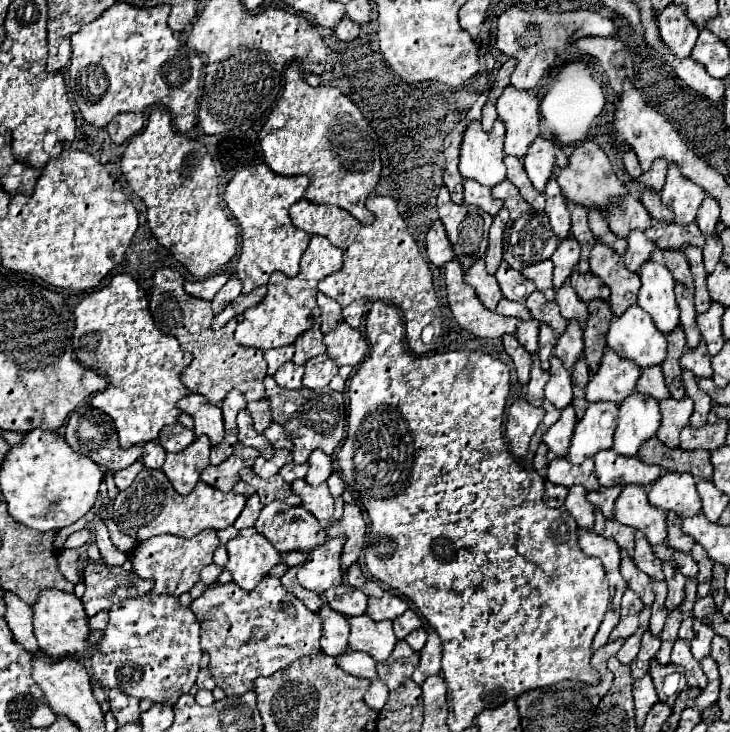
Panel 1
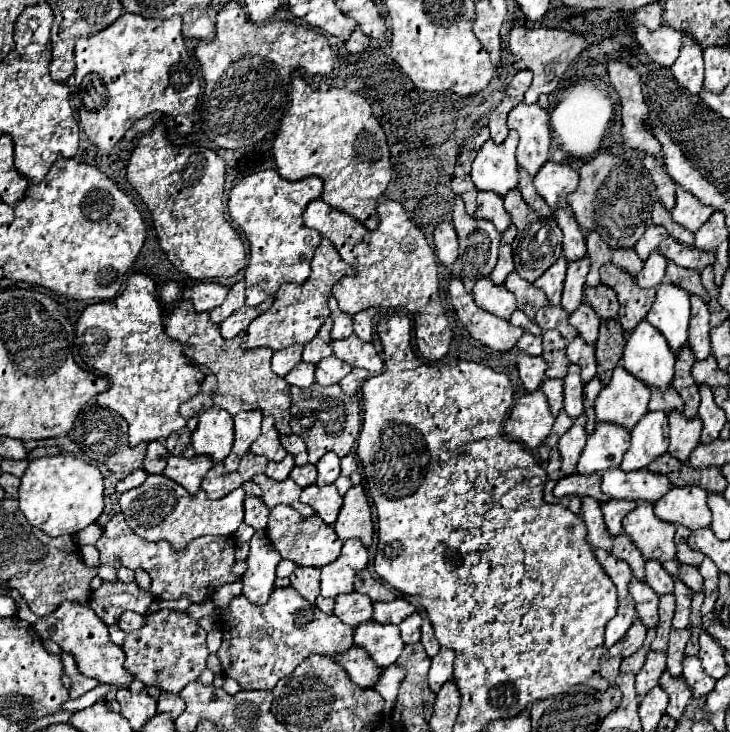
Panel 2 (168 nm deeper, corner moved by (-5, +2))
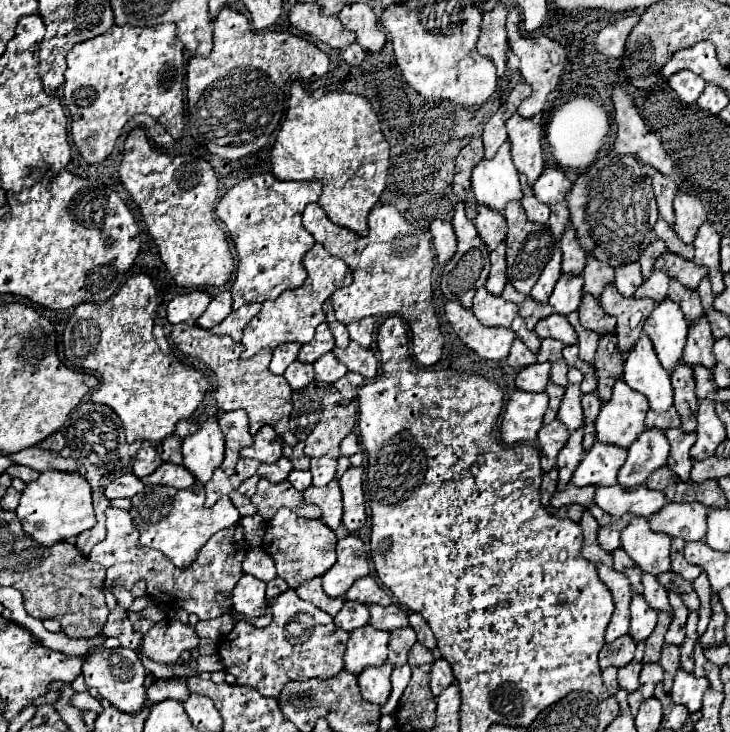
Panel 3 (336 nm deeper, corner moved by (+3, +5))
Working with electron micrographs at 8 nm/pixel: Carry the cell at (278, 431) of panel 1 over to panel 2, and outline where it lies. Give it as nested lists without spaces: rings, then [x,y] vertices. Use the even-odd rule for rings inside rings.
[[[290,434],[290,436],[280,436],[280,442],[282,442],[282,446],[286,448],[286,452],[294,456],[296,466],[302,466],[302,464],[306,464],[306,462],[308,462],[306,444],[302,442],[302,438],[300,438],[300,436],[296,436],[296,434]]]

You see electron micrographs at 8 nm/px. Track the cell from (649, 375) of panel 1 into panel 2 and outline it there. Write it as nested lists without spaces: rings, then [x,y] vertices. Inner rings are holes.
[[[668,386],[666,390],[660,390],[660,388],[652,388],[652,398],[650,398],[650,410],[662,410],[662,412],[672,412],[672,410],[678,410],[682,412],[682,398],[678,396],[678,392]]]

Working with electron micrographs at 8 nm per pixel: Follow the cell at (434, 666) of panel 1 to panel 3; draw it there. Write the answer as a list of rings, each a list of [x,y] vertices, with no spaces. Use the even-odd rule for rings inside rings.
[[[438,659],[434,663],[434,671],[430,673],[430,689],[432,689],[434,697],[438,697],[448,685],[452,685],[452,681],[454,681],[452,667],[448,665],[446,659]]]

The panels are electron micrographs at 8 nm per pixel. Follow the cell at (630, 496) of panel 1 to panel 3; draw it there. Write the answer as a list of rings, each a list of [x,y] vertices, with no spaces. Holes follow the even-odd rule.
[[[646,519],[630,521],[630,527],[622,531],[622,549],[644,573],[670,571],[670,537],[650,531]]]

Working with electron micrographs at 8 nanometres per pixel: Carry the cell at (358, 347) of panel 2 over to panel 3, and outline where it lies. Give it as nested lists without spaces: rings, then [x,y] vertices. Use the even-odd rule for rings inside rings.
[[[350,341],[350,345],[346,349],[334,347],[332,351],[348,367],[348,371],[360,373],[366,379],[374,379],[376,377],[378,363],[376,363],[376,357],[374,357],[374,353],[370,349],[364,349],[356,341]]]

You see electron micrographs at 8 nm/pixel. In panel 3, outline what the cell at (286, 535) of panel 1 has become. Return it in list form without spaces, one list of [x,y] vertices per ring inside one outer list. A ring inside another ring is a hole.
[[[280,509],[274,519],[268,521],[262,549],[274,559],[278,577],[282,577],[290,589],[298,589],[302,583],[324,575],[336,563],[336,535],[322,519],[304,519],[290,509]]]

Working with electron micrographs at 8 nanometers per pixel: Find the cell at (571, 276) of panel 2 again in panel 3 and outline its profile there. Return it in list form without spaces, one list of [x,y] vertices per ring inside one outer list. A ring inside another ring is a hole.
[[[562,275],[558,279],[548,303],[554,307],[556,313],[570,315],[572,311],[578,309],[580,301],[582,301],[582,295],[584,295],[582,285],[584,285],[584,279],[580,275]]]

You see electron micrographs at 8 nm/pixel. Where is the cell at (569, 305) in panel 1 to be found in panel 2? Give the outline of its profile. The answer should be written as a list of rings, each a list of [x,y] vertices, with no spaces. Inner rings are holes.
[[[582,302],[570,316],[568,316],[568,322],[580,332],[580,336],[594,344],[596,338],[598,338],[598,326],[600,326],[600,318],[596,316],[596,312],[586,304]]]

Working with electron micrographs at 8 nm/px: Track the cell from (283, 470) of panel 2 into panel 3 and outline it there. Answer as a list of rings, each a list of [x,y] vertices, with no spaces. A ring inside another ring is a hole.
[[[282,457],[282,459],[278,459],[278,463],[272,463],[272,465],[260,465],[258,467],[258,475],[262,477],[262,479],[268,479],[268,481],[272,481],[272,483],[282,483],[282,481],[286,481],[288,479],[288,473],[292,471],[294,467],[292,467],[292,463],[290,463],[290,459],[286,459],[286,457]]]

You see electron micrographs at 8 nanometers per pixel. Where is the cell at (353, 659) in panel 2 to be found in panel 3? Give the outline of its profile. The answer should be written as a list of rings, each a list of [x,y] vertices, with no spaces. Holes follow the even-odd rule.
[[[384,663],[382,667],[370,667],[370,671],[364,671],[362,675],[358,675],[362,697],[370,703],[384,705],[392,691],[390,673],[392,673],[390,663]]]

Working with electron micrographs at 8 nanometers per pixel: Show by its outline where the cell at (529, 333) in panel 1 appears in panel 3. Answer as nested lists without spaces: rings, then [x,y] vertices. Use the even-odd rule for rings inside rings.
[[[516,339],[514,347],[512,347],[512,351],[510,351],[510,355],[508,355],[506,361],[510,363],[510,367],[514,367],[516,371],[520,371],[520,369],[524,369],[528,365],[534,365],[536,363],[536,355],[532,351],[528,351],[528,347],[520,339]]]

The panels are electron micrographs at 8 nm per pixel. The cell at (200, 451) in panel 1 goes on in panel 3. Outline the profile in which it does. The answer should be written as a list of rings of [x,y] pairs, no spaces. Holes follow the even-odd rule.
[[[162,463],[150,477],[142,479],[146,485],[168,485],[168,487],[176,487],[176,489],[186,489],[190,487],[196,479],[194,475],[190,475],[190,471],[186,471],[186,467],[182,465],[174,465],[174,463]]]

